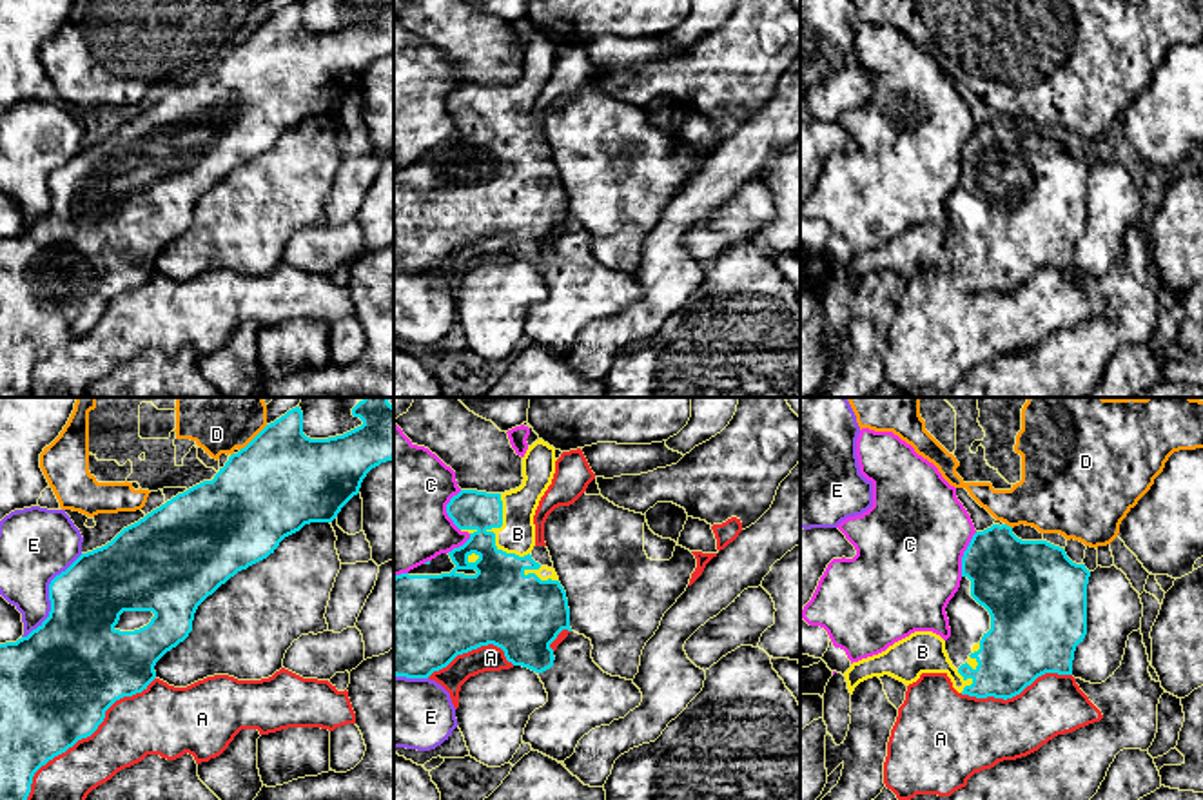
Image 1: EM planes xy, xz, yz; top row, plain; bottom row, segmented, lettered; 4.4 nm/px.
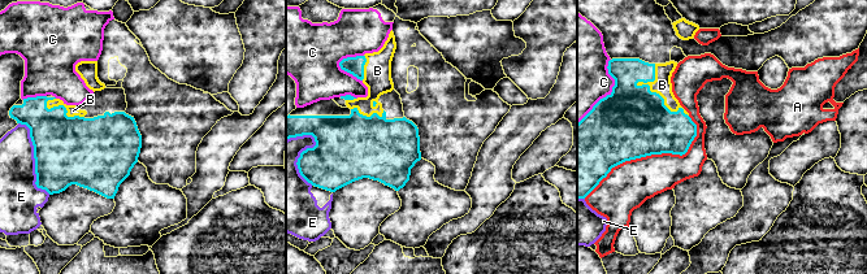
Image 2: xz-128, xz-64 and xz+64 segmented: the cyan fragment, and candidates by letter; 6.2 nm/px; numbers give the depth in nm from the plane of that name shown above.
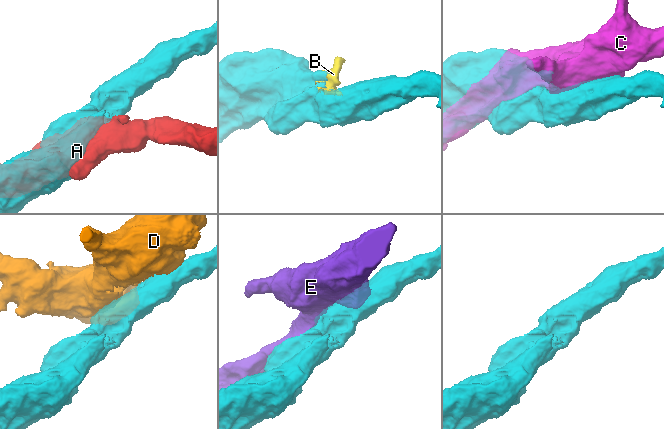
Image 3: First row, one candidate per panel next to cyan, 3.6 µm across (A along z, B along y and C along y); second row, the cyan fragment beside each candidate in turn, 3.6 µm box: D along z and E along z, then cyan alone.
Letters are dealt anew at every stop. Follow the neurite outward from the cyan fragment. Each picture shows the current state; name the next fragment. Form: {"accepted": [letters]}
{"accepted": ["B"]}

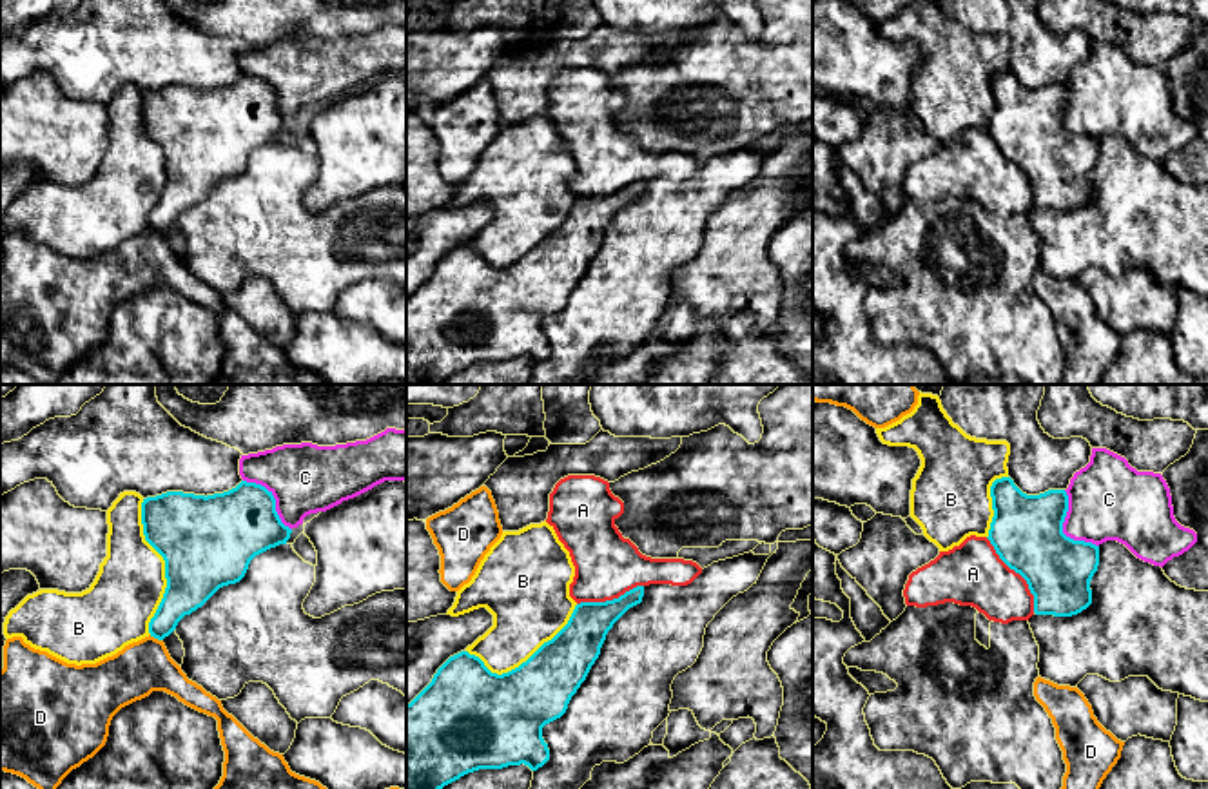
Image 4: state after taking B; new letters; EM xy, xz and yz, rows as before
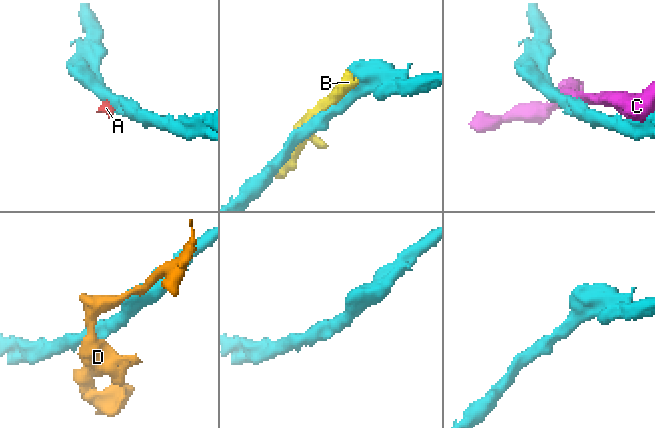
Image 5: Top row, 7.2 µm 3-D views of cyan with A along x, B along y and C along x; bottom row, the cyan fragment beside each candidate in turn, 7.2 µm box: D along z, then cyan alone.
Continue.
{"accepted": []}

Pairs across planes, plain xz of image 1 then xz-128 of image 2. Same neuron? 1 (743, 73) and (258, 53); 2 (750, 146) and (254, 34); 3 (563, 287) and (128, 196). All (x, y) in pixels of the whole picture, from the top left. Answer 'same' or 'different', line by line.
1: same
2: different
3: same

